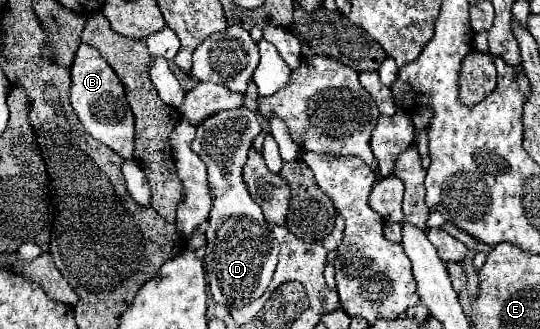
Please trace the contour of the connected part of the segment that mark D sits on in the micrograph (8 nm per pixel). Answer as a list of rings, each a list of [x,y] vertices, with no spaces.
[[[239,107],[207,117],[201,125],[197,125],[197,135],[191,143],[191,149],[207,165],[209,189],[213,197],[205,245],[207,253],[203,261],[209,277],[209,291],[217,305],[247,305],[255,301],[267,289],[277,267],[279,243],[267,225],[261,207],[251,199],[241,179],[247,151],[259,133],[261,125],[257,115],[245,107]]]

